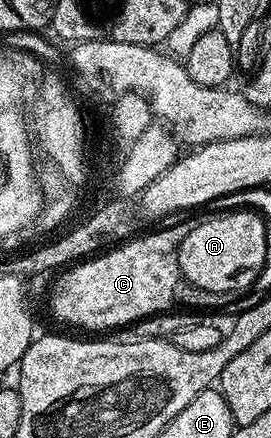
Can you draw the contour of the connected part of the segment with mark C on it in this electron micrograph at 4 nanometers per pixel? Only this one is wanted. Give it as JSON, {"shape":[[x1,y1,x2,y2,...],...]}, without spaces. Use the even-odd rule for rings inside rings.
{"shape":[[177,221,158,233,145,233,142,237,133,235,124,243,114,244,96,255,82,259,56,274,57,282,49,293,49,309,57,321,70,325,73,329,86,329,86,334,101,335,104,329,121,329,132,326,135,321,153,317,174,308,175,287,183,280,179,267,179,247,187,239,190,222]]}

